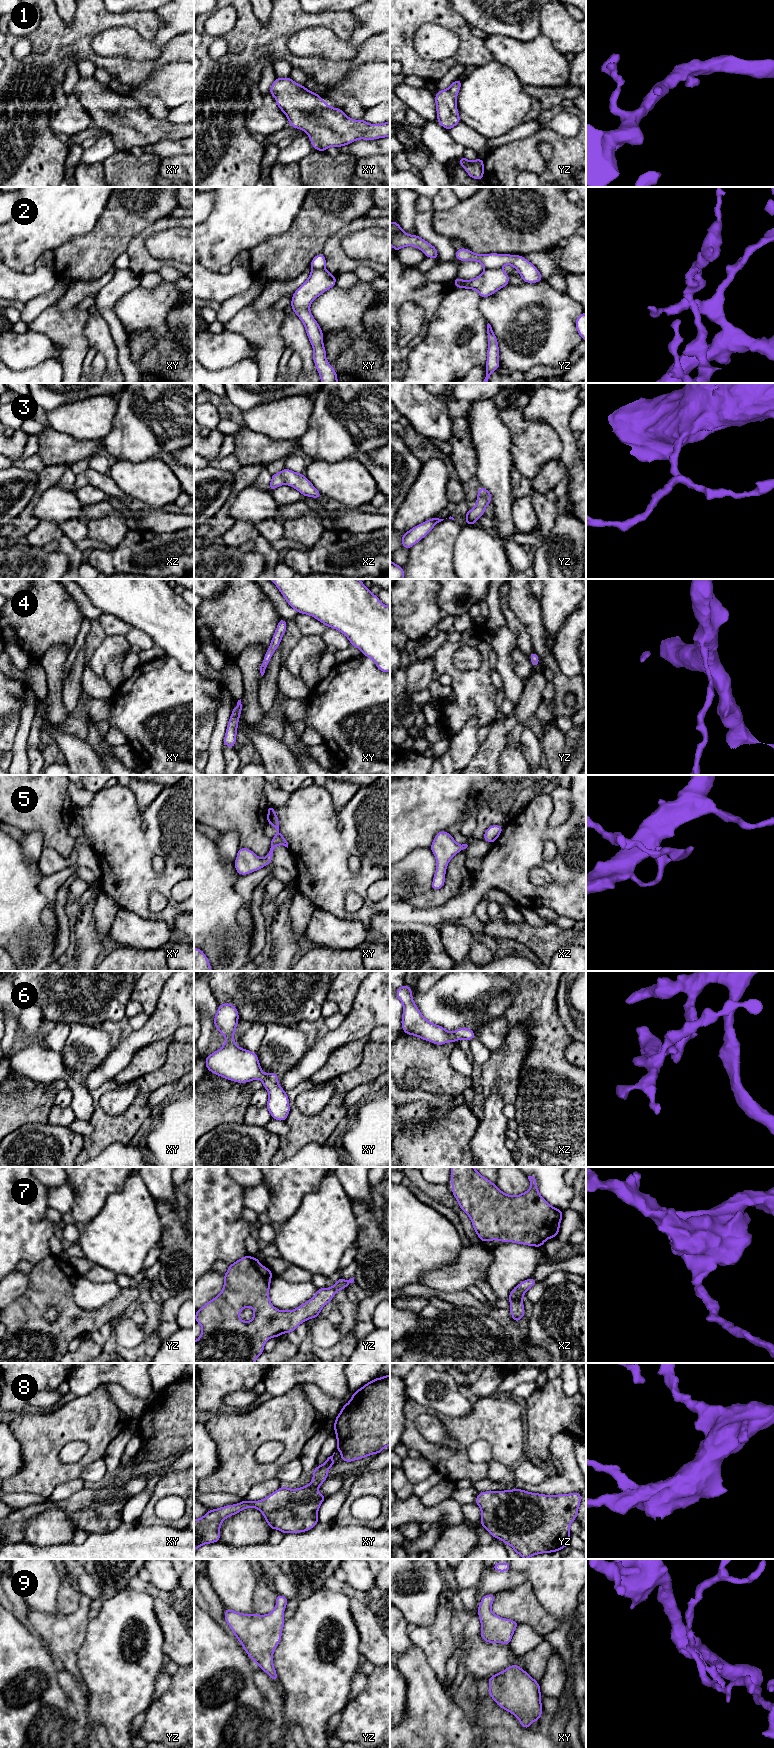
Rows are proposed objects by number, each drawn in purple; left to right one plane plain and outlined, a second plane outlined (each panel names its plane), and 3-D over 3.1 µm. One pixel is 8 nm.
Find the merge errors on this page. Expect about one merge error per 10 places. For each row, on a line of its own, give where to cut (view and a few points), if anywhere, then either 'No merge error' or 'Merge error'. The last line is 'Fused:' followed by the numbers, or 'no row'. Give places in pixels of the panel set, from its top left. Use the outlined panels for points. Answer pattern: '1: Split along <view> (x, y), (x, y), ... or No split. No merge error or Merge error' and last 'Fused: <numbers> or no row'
1: No split. No merge error
2: Split along yz (501, 267), (485, 269). Merge error
3: No split. No merge error
4: No split. No merge error
5: No split. No merge error
6: No split. No merge error
7: No split. No merge error
8: No split. No merge error
9: No split. No merge error
Fused: 2

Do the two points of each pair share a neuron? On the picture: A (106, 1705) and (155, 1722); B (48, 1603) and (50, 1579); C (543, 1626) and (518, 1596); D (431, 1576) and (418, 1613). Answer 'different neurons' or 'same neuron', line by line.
A: different neurons
B: same neuron
C: same neuron
D: same neuron

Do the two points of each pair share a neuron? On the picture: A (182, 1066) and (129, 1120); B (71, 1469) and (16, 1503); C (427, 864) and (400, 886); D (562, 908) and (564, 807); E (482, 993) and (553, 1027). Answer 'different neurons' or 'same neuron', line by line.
A: same neuron
B: different neurons
C: same neuron
D: different neurons
E: different neurons

